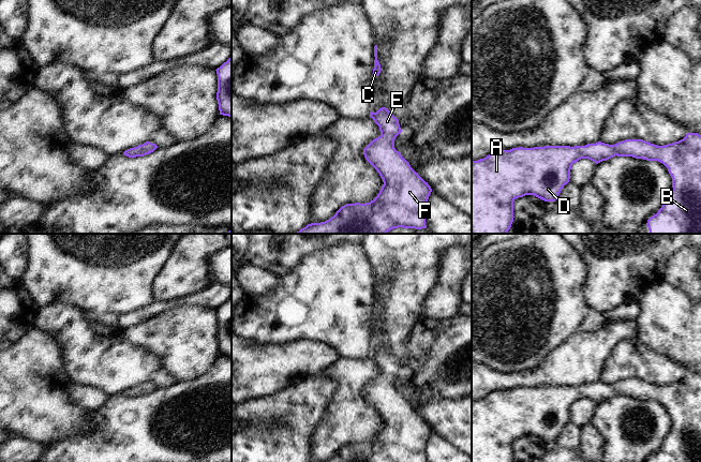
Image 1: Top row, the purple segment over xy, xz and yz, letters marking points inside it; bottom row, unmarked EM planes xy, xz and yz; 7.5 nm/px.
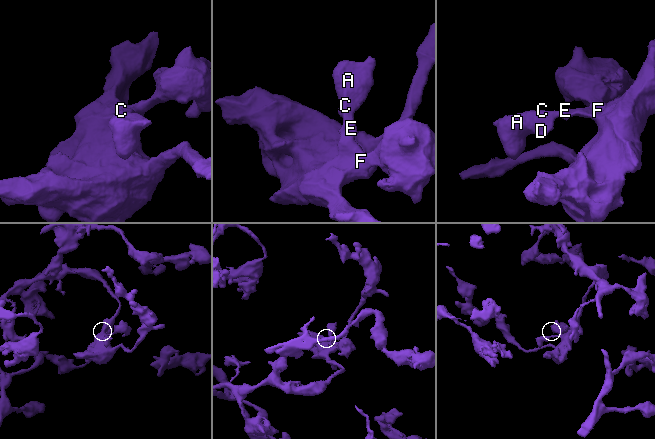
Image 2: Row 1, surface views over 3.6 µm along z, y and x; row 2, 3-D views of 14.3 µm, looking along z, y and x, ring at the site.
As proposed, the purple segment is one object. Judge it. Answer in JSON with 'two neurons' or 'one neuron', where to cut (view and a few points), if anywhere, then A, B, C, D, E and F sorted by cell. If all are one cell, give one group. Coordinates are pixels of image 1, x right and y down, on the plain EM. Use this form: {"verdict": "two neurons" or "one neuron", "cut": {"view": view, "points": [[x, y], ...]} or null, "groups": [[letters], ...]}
{"verdict": "one neuron", "cut": null, "groups": [["A", "B", "C", "D", "E", "F"]]}

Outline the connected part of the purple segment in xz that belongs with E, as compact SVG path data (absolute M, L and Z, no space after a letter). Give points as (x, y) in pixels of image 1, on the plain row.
M386 347L371 352L370 357L379 367L381 375L363 389L363 394L384 424L370 443L346 444L325 462L426 462L424 447L432 429L394 388L394 379L402 372L398 359Z

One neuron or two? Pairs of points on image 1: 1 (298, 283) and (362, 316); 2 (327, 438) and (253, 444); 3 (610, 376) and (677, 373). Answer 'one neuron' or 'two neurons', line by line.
1: one neuron
2: two neurons
3: one neuron

